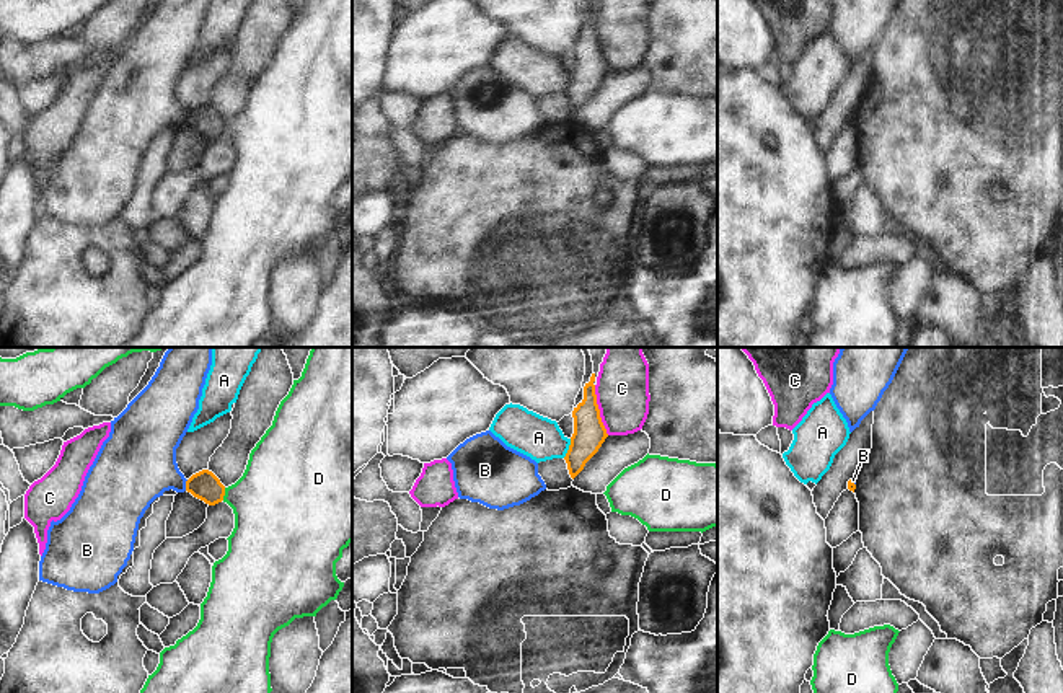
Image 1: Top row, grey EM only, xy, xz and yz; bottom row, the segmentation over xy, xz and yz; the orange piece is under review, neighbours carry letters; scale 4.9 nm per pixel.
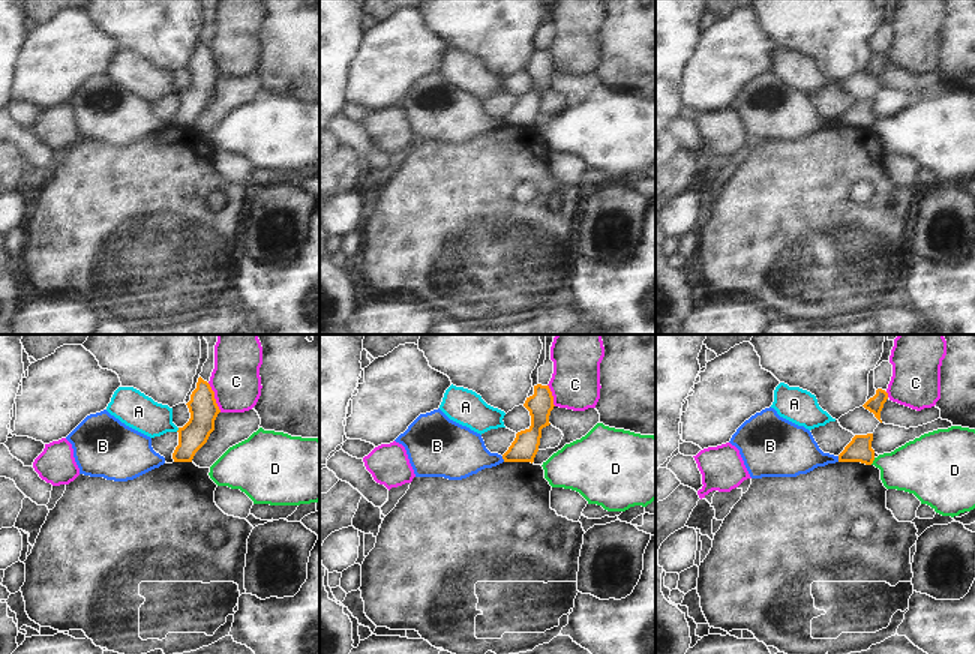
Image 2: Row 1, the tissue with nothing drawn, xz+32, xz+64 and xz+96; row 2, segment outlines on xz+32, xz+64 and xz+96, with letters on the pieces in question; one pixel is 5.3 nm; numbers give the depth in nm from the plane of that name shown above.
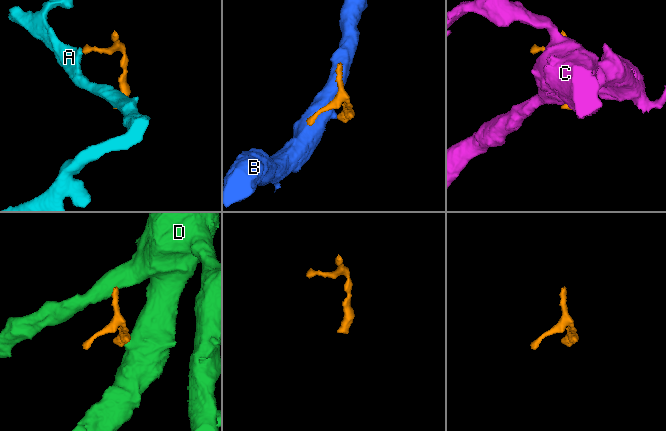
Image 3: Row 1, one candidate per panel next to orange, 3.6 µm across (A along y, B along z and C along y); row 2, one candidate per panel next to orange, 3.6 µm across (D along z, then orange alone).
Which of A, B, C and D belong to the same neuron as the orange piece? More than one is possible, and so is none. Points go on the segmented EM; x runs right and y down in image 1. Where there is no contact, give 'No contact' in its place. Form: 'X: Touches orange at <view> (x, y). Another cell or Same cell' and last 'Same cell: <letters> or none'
A: Touches orange at xz (569, 449). Another cell
B: Touches orange at xy (186, 485). Another cell
C: Touches orange at xz (599, 410). Another cell
D: Touches orange at xy (224, 494). Another cell
Same cell: none.

